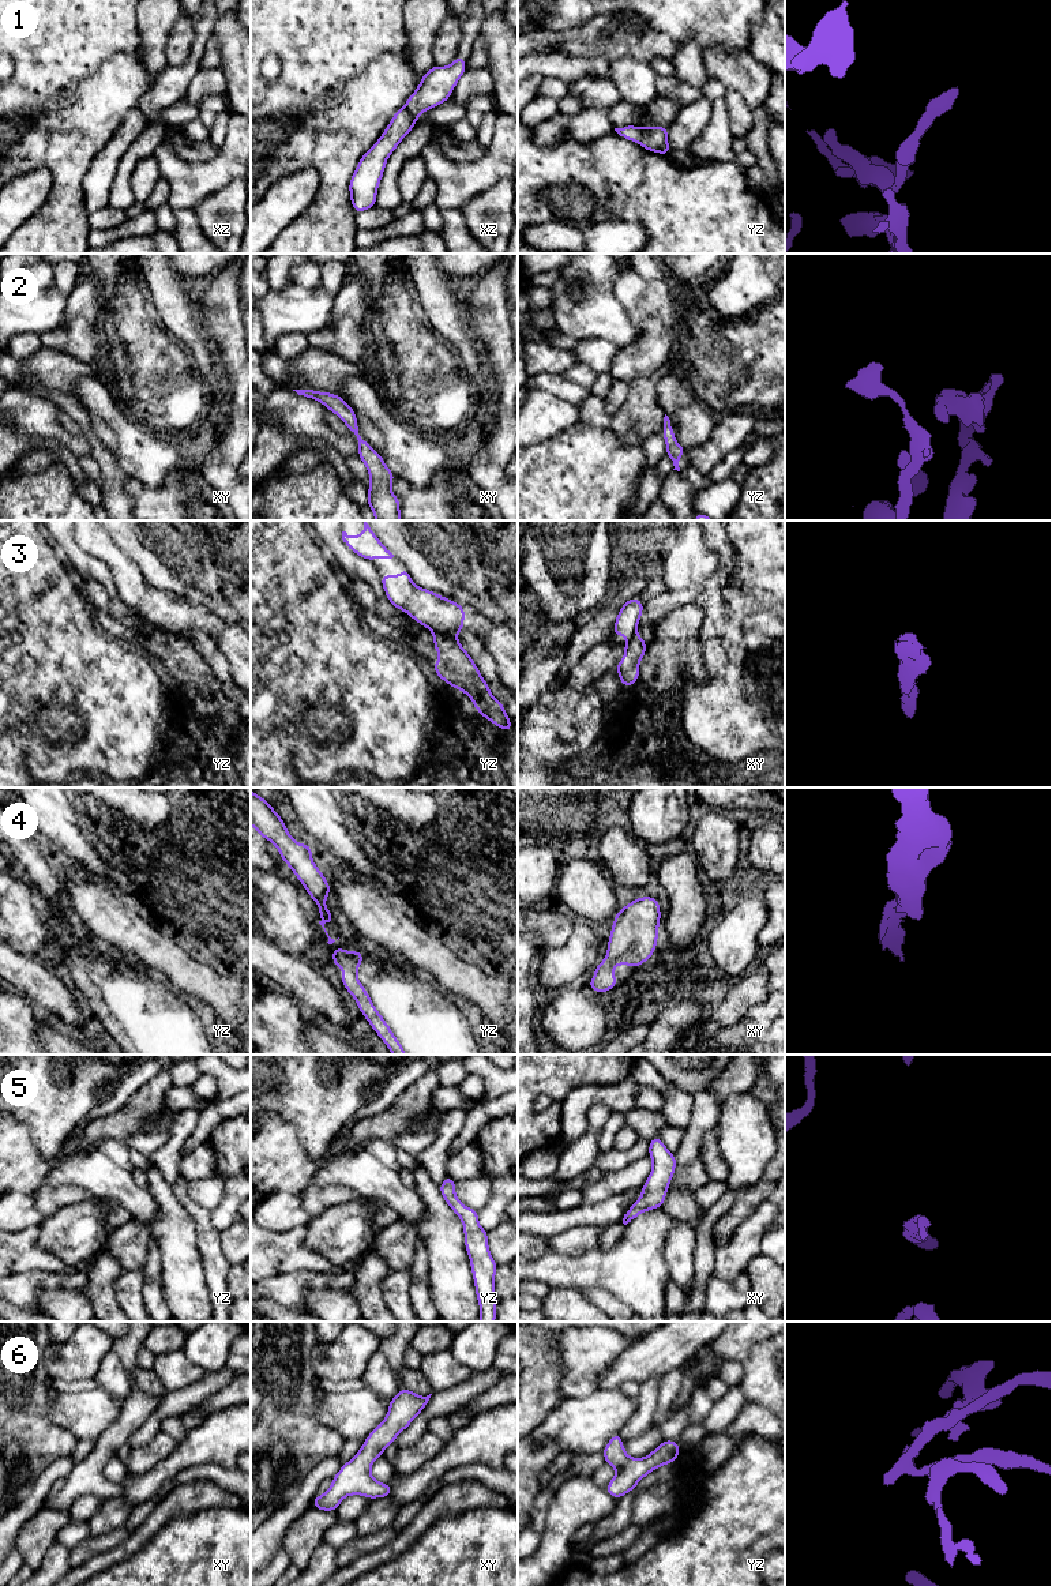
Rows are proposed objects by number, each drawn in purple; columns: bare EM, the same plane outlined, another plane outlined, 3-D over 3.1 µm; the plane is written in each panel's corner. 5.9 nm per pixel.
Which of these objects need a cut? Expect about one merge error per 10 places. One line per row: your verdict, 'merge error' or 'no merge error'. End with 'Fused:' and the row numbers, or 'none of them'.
1: no merge error
2: no merge error
3: merge error
4: no merge error
5: no merge error
6: no merge error
Fused: 3

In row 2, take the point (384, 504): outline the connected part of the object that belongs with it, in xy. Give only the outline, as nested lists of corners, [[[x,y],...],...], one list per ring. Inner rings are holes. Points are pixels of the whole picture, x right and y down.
[[[313,390],[293,391],[320,402],[331,413],[337,414],[347,429],[353,432],[358,443],[358,458],[364,462],[369,473],[367,506],[372,510],[375,520],[401,520],[401,500],[391,491],[391,482],[395,474],[386,466],[383,456],[362,439],[358,431],[356,411],[342,396],[331,392]]]

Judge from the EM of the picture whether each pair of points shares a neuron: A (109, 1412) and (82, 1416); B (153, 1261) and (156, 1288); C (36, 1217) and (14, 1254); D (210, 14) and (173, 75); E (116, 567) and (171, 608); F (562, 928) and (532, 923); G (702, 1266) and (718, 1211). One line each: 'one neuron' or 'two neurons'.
A: one neuron
B: one neuron
C: two neurons
D: one neuron
E: one neuron
F: one neuron
G: one neuron

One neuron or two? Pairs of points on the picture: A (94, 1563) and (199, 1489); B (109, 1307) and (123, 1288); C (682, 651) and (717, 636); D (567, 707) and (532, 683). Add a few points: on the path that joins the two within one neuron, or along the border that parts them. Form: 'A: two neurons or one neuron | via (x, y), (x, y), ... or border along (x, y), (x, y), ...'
A: one neuron | via (120, 1553), (173, 1504)
B: two neurons | border along (123, 1270), (116, 1280), (116, 1301), (120, 1307)
C: two neurons | border along (703, 613), (699, 630), (699, 650), (707, 676)
D: two neurons | border along (562, 681), (553, 688), (547, 690), (532, 706)

